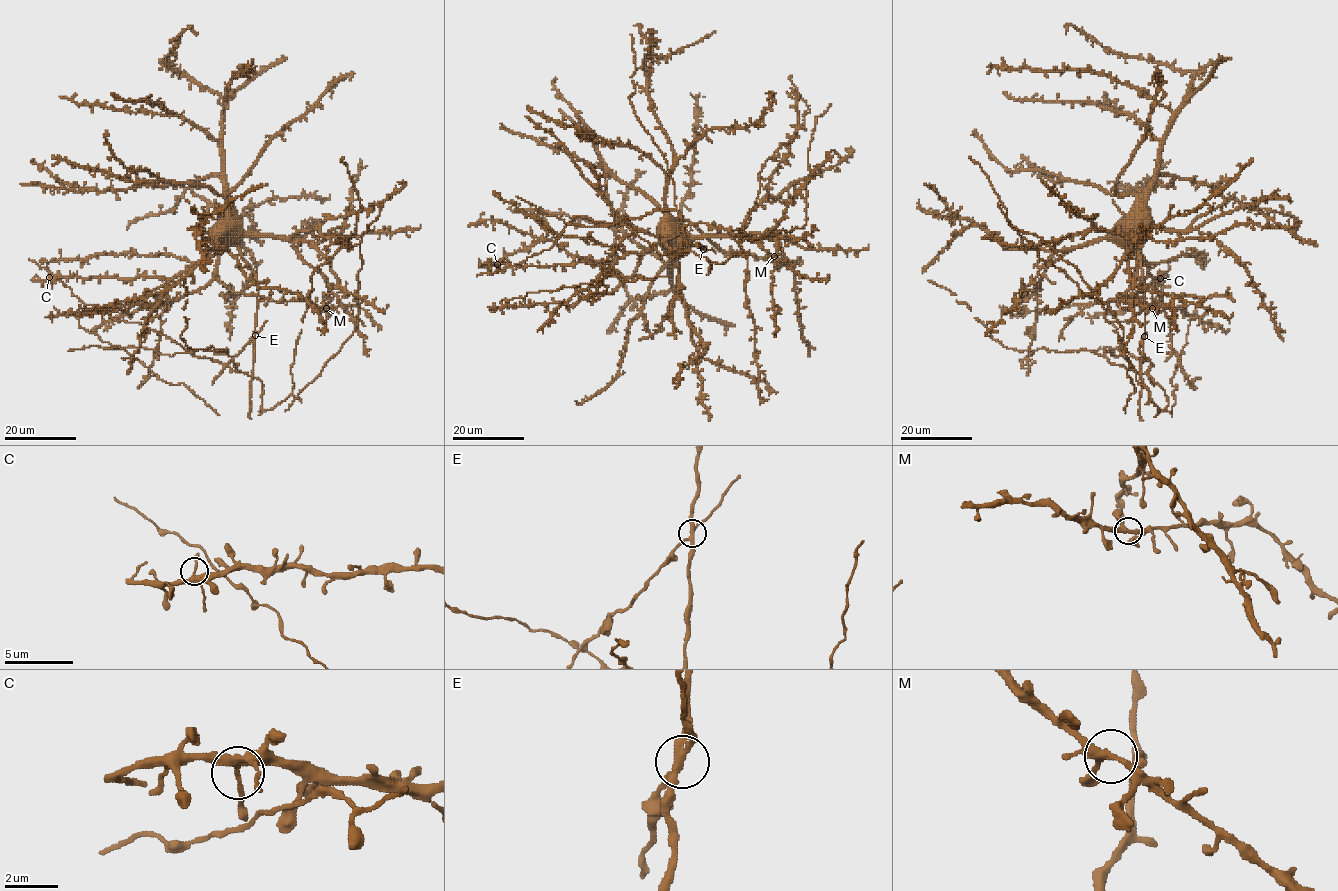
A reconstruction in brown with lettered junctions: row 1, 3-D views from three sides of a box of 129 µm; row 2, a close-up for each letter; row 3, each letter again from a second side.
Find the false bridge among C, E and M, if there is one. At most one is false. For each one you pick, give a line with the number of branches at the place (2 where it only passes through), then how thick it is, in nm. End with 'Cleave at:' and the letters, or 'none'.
E: branches 4; calibre 280 nm
Cleave at: E

